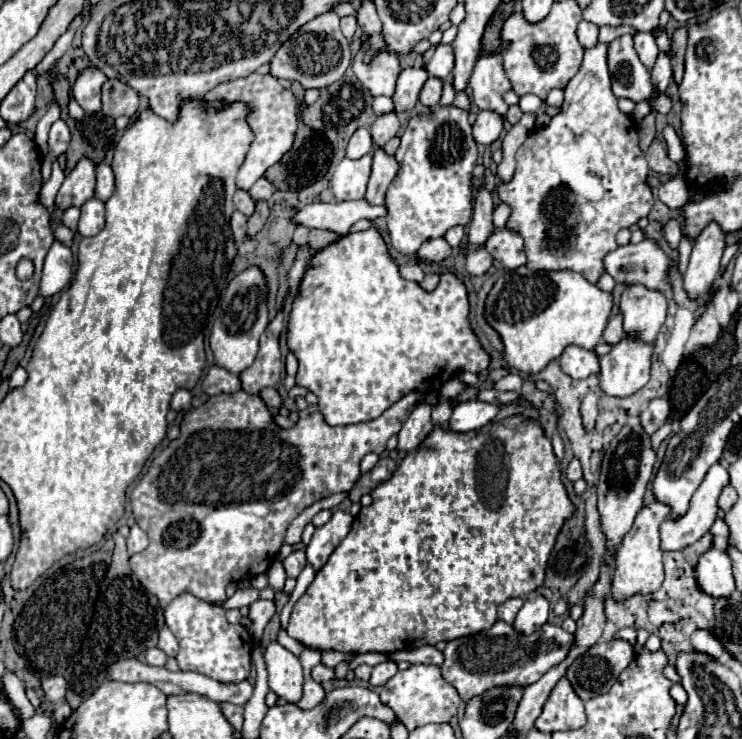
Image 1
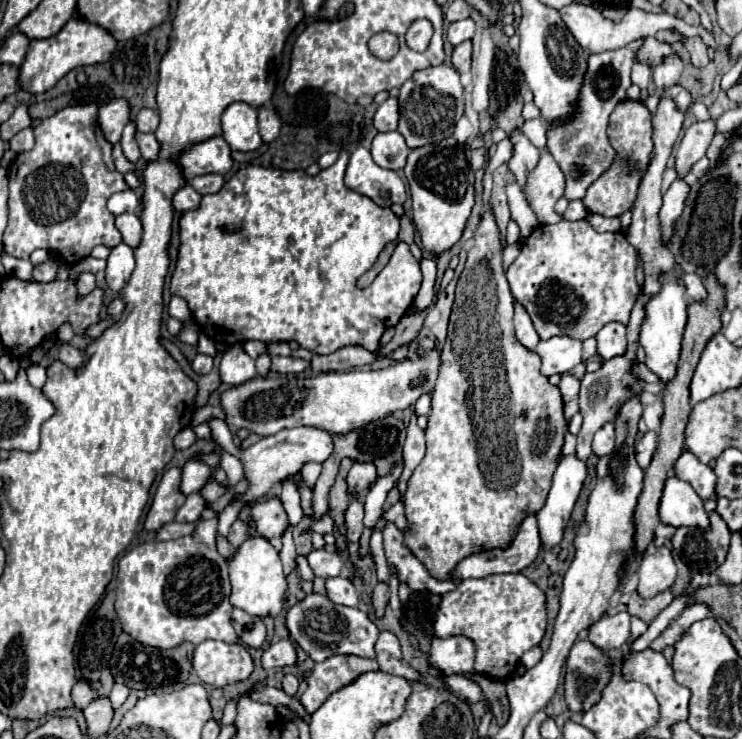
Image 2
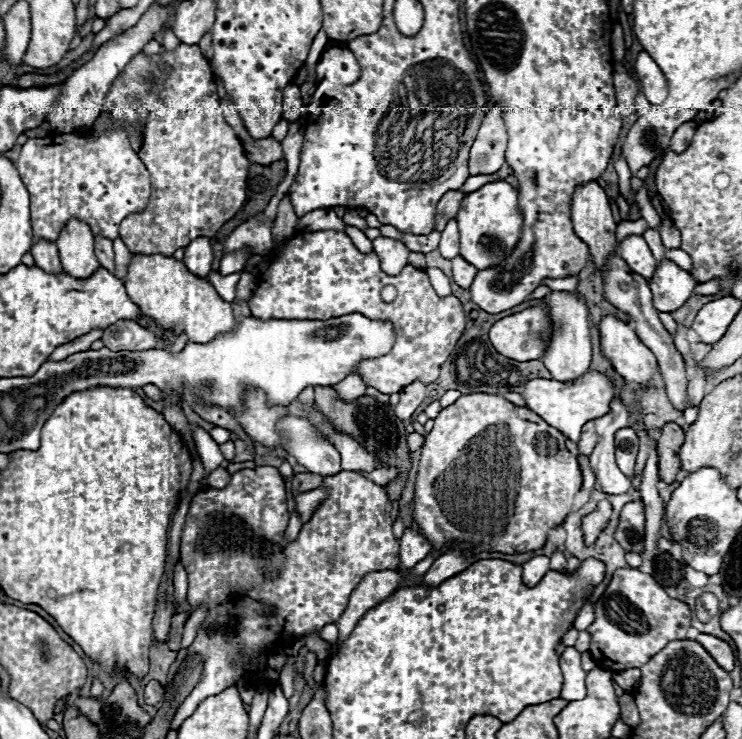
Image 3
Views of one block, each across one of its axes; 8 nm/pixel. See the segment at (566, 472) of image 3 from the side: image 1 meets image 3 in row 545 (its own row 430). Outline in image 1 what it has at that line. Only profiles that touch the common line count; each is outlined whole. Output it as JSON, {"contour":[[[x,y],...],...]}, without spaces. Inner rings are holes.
{"contour":[[[514,414],[500,422],[490,422],[484,428],[470,430],[470,432],[454,432],[454,430],[444,430],[442,426],[436,426],[416,450],[406,454],[406,458],[394,470],[392,478],[372,490],[372,504],[360,510],[360,514],[354,518],[350,534],[332,552],[328,562],[318,570],[306,594],[296,602],[286,632],[290,638],[316,650],[338,650],[338,652],[352,652],[352,654],[358,654],[358,652],[390,654],[394,650],[414,650],[426,644],[434,646],[442,640],[448,642],[480,630],[488,630],[498,620],[496,612],[502,602],[516,596],[526,598],[528,594],[532,594],[536,588],[544,584],[548,556],[556,544],[556,536],[560,534],[560,528],[568,518],[572,518],[572,512],[574,512],[574,504],[568,498],[566,486],[562,482],[560,462],[552,450],[552,442],[544,434],[544,428],[538,420],[526,418],[524,414]]]}

